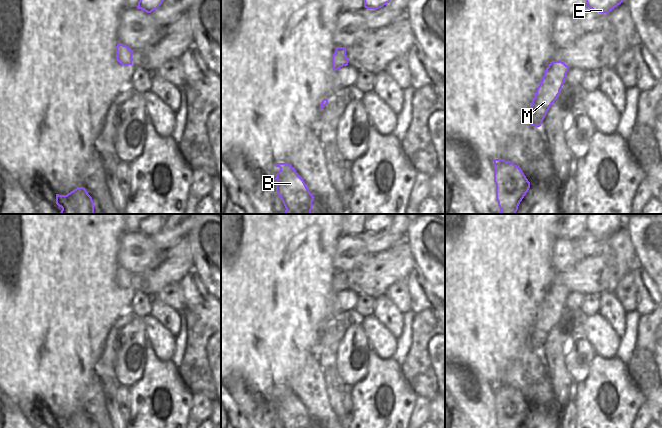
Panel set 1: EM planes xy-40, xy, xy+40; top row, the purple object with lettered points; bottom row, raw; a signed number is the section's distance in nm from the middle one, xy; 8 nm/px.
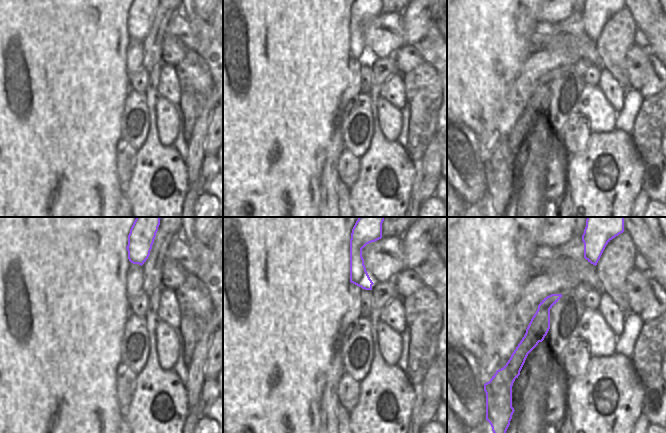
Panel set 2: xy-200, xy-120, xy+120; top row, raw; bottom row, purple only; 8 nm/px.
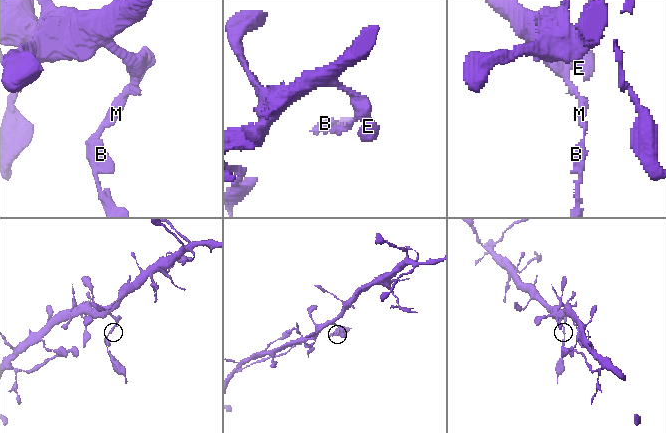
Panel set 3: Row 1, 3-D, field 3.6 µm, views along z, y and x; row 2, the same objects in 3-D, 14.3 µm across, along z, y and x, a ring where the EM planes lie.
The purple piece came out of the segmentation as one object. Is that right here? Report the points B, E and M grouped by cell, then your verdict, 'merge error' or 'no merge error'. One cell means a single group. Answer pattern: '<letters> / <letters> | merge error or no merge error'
B M / E | merge error

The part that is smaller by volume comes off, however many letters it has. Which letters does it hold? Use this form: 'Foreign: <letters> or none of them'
Foreign: B, M

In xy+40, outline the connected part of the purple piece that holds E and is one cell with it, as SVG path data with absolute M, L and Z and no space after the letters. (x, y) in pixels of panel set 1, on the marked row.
M586 0L586 7L599 13L609 13L620 5L623 0Z

